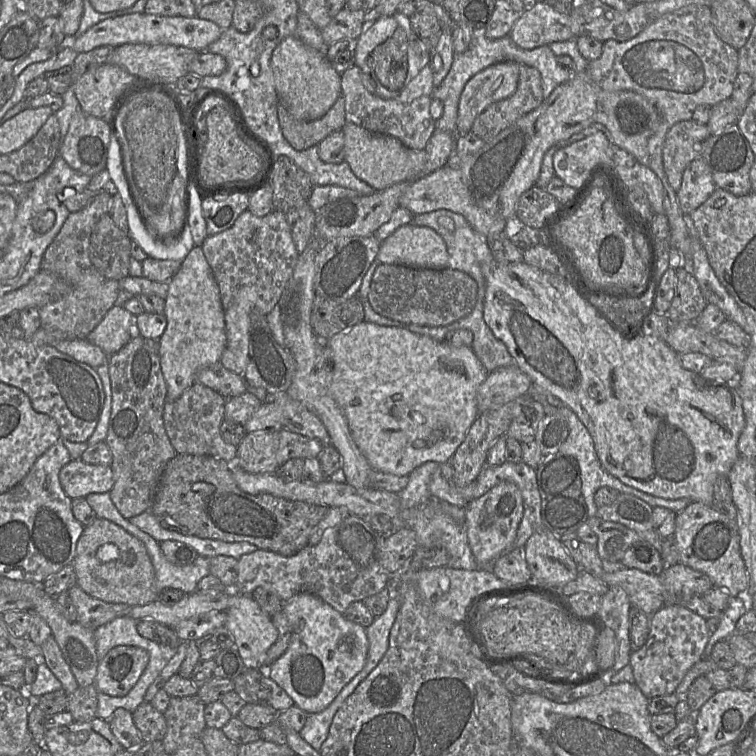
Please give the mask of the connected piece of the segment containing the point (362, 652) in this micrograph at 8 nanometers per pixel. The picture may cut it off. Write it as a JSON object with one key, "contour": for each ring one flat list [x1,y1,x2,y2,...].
{"contour":[[297,593,285,601,282,612,291,627,290,643,284,654,264,671,264,675,284,689,301,710,307,714,319,713,330,705,342,688,364,667,369,648,366,630,346,620,321,598,309,593]]}

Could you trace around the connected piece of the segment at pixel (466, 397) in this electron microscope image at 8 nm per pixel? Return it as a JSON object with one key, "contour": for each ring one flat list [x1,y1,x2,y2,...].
{"contour":[[366,321,329,338,327,341,327,358,320,358,315,369,317,382,328,389,329,395,342,409,348,421,352,438,371,468,375,471,397,476,408,476,415,468,428,461,438,464,449,461,479,415,476,400,477,390,489,374,474,354,472,347,453,346,448,341,436,341,429,336,417,334,405,328,381,326]]}

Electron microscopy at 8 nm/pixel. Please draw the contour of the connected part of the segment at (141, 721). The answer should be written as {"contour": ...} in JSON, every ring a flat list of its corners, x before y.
{"contour":[[150,702,141,703,132,715,144,743,163,740,167,731,164,714,156,710]]}

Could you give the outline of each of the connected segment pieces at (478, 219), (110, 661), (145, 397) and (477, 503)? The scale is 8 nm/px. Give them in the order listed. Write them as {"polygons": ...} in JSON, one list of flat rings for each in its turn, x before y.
{"polygons":[[[449,161,434,172,411,181,399,200,399,207,406,208,413,215,439,209,453,211,461,214,476,232,486,237,504,232,507,223,505,219,489,215,472,202,468,189,462,180,460,170,455,164,449,163]],[[116,646,99,662,94,685,98,692,124,697,135,686,149,662,149,654,134,646]],[[134,335,119,352,110,356,108,368,112,409,105,443,112,455,111,469,114,479,114,485,109,494,120,514,125,519,130,519,151,509,163,471,167,463,177,455,164,427,163,411,167,401,167,389,161,371,157,340]],[[502,481,483,496,473,499,465,507,465,524,472,554,478,568,490,568,502,552,515,540,523,516,523,498,512,482]]]}

